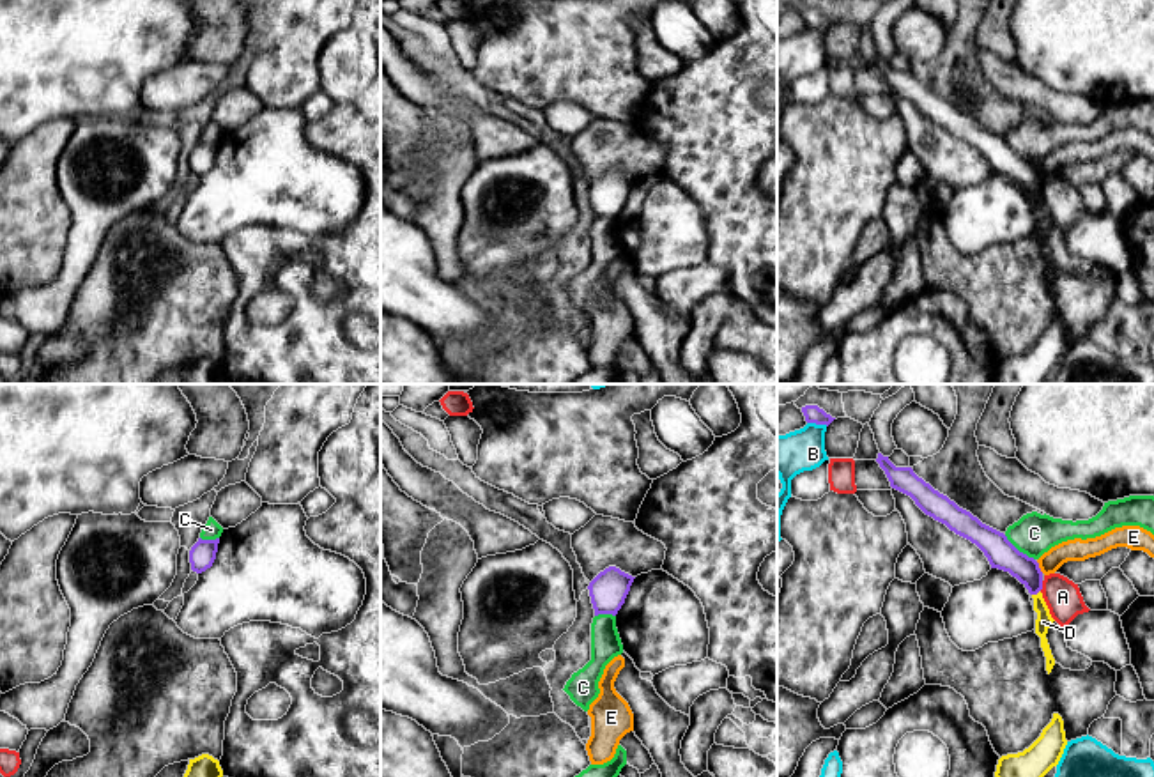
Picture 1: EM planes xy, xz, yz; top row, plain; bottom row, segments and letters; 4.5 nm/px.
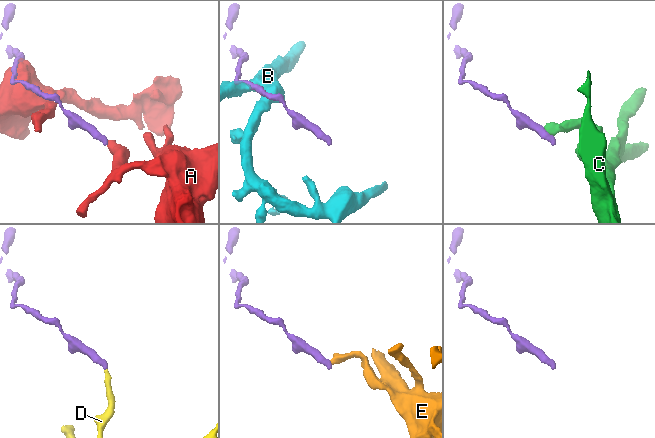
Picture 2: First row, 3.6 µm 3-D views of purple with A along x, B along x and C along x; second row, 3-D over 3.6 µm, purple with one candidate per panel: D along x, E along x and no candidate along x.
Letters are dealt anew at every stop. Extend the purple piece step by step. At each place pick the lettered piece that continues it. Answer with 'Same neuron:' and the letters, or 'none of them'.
Same neuron: D

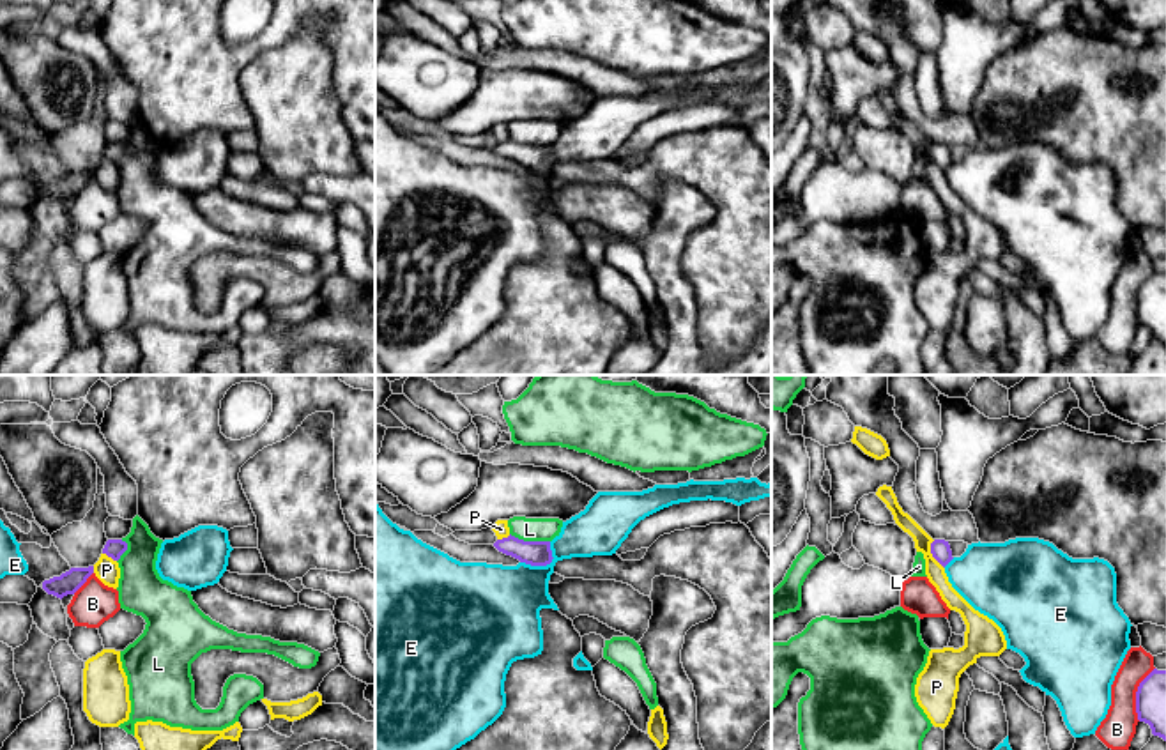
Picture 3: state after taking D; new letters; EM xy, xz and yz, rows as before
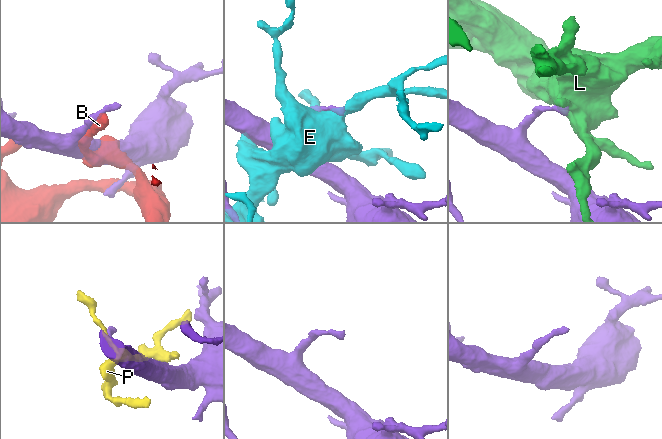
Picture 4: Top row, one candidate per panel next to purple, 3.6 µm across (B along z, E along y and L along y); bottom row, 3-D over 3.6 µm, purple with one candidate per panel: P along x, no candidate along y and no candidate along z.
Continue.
Same neuron: none of them

